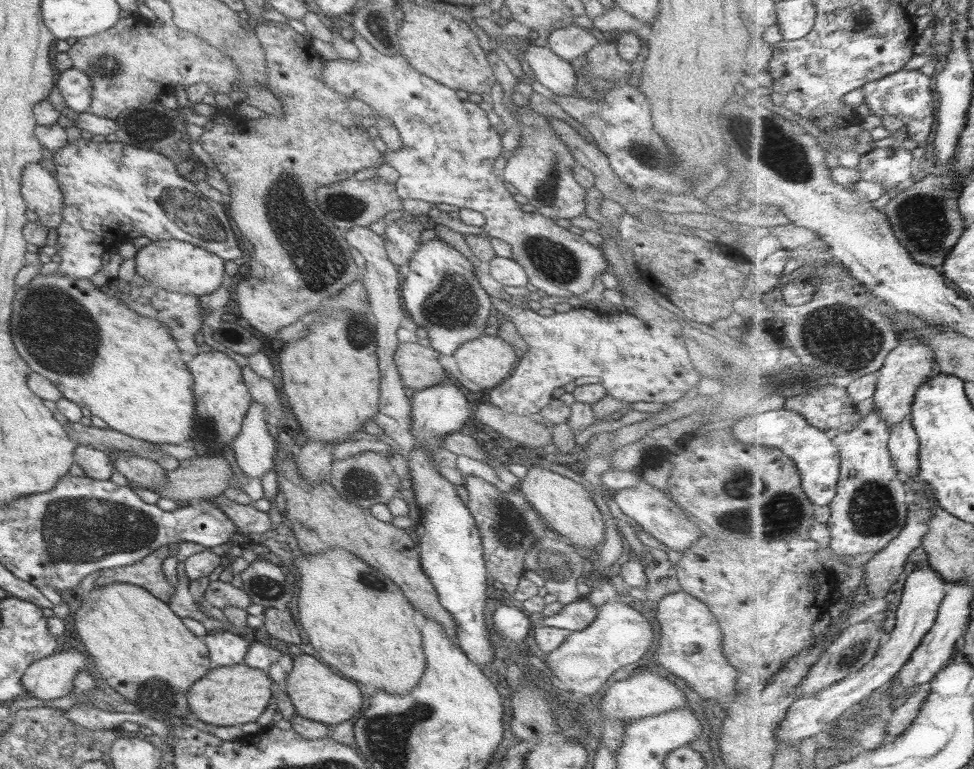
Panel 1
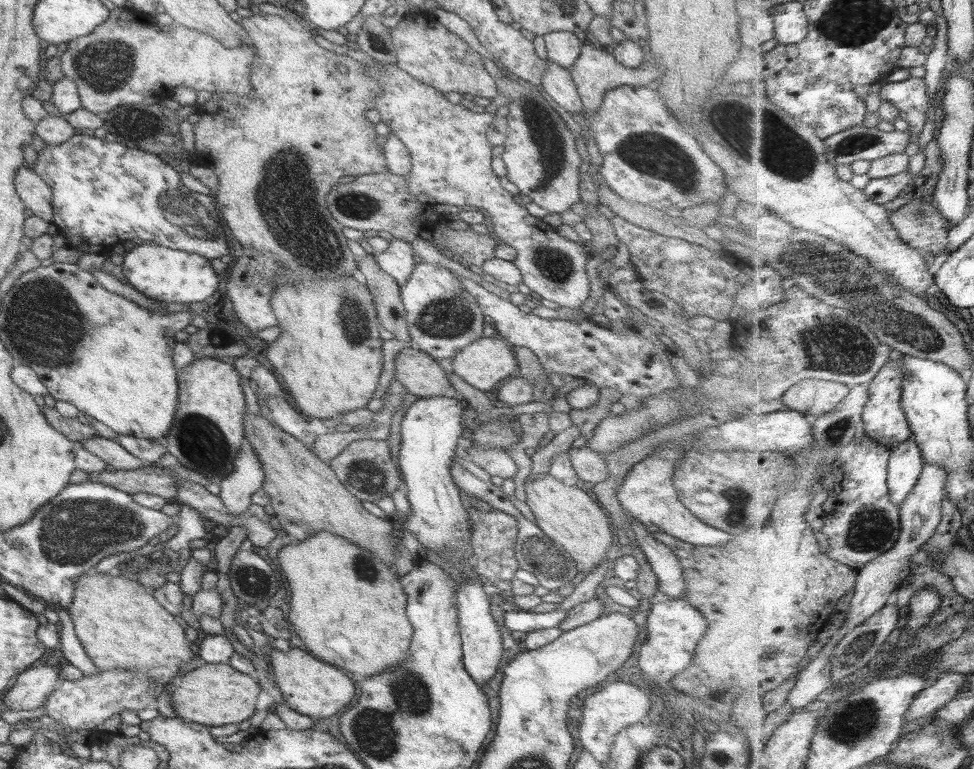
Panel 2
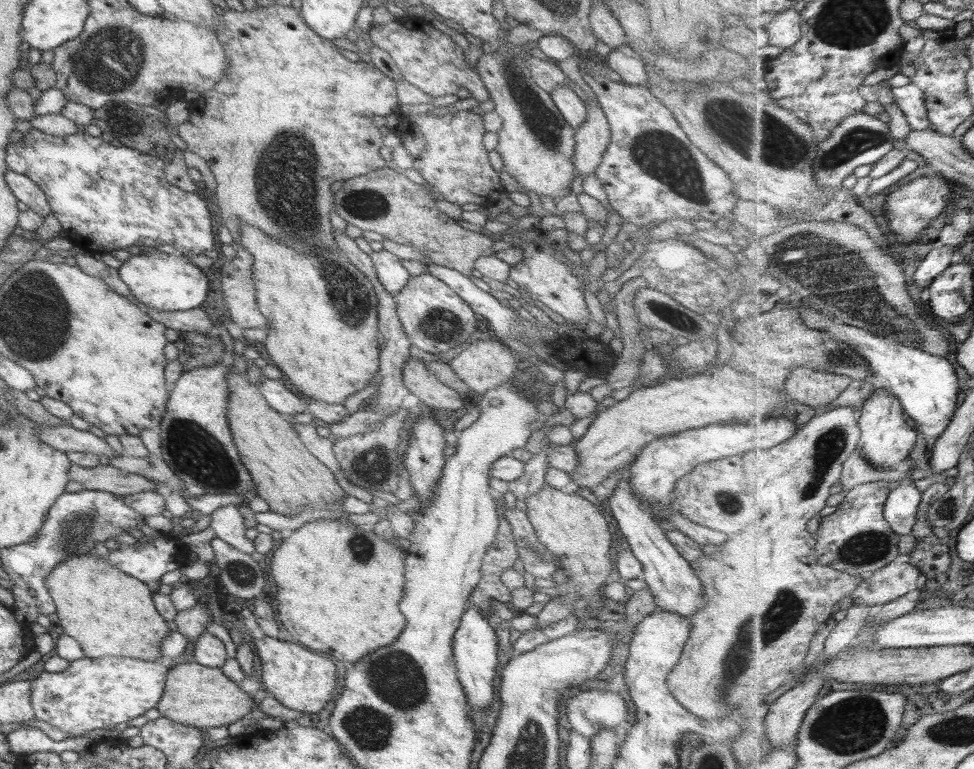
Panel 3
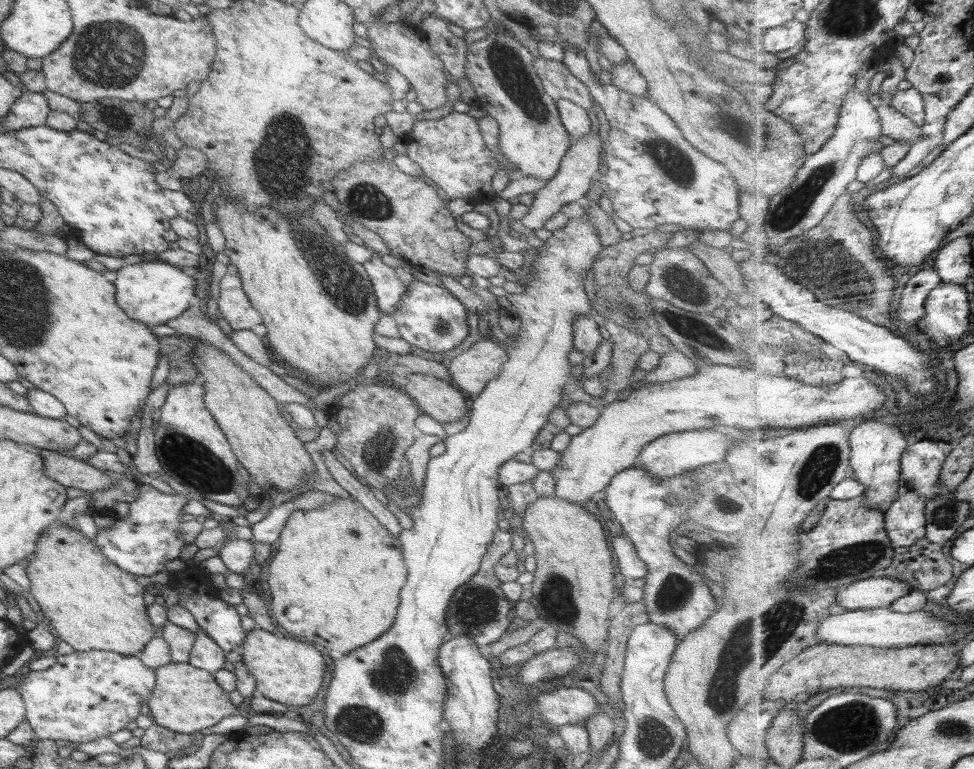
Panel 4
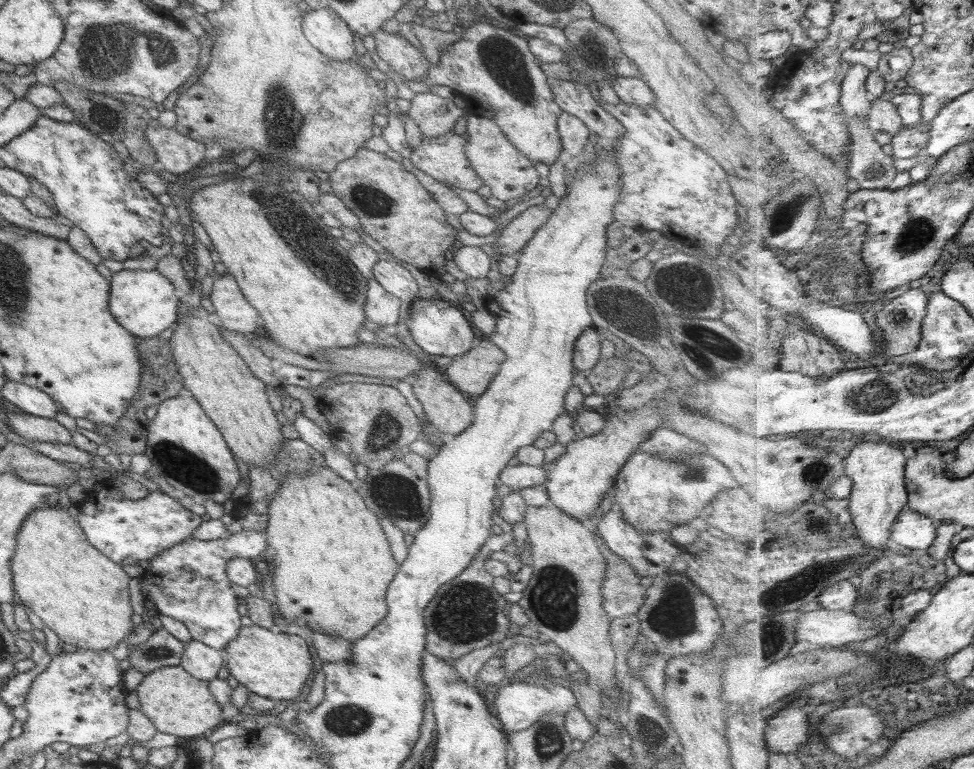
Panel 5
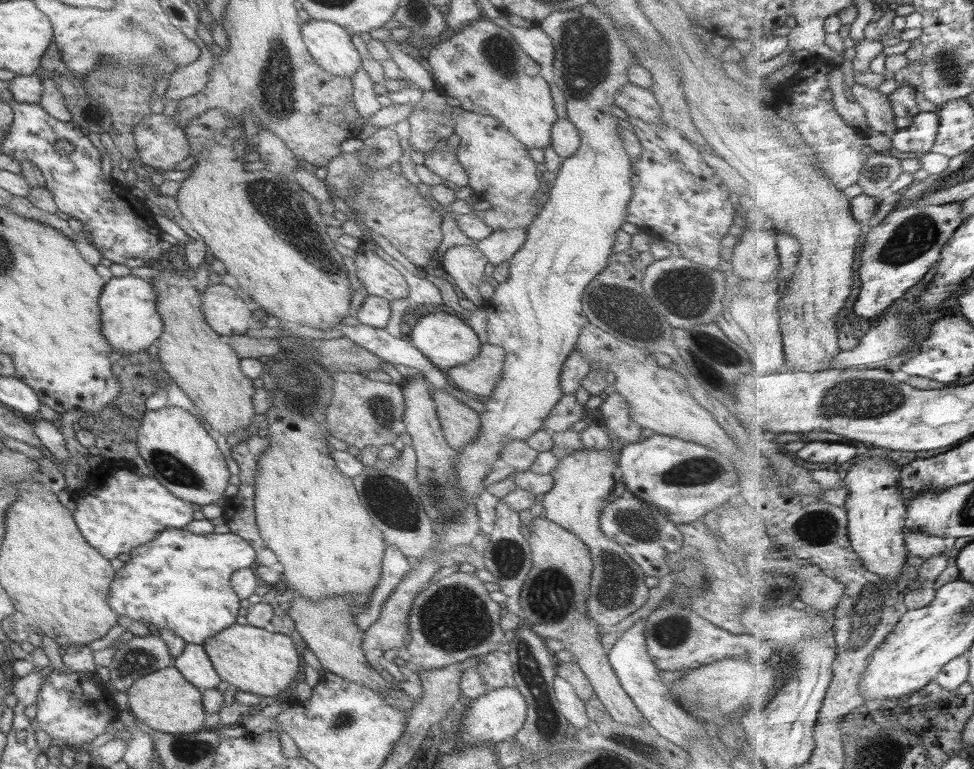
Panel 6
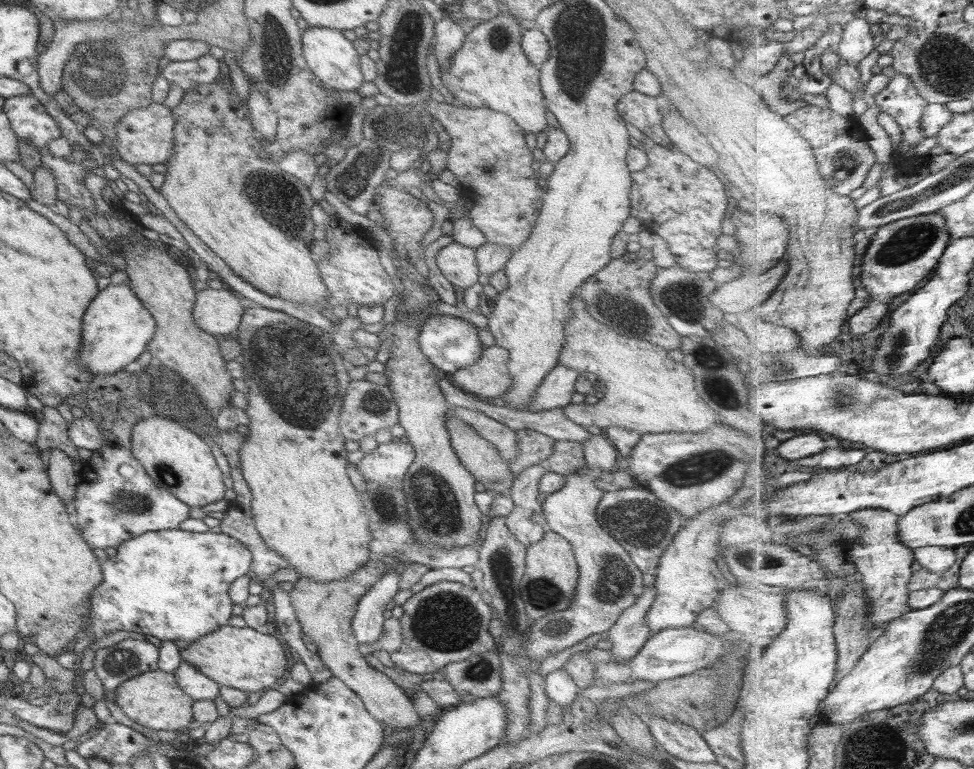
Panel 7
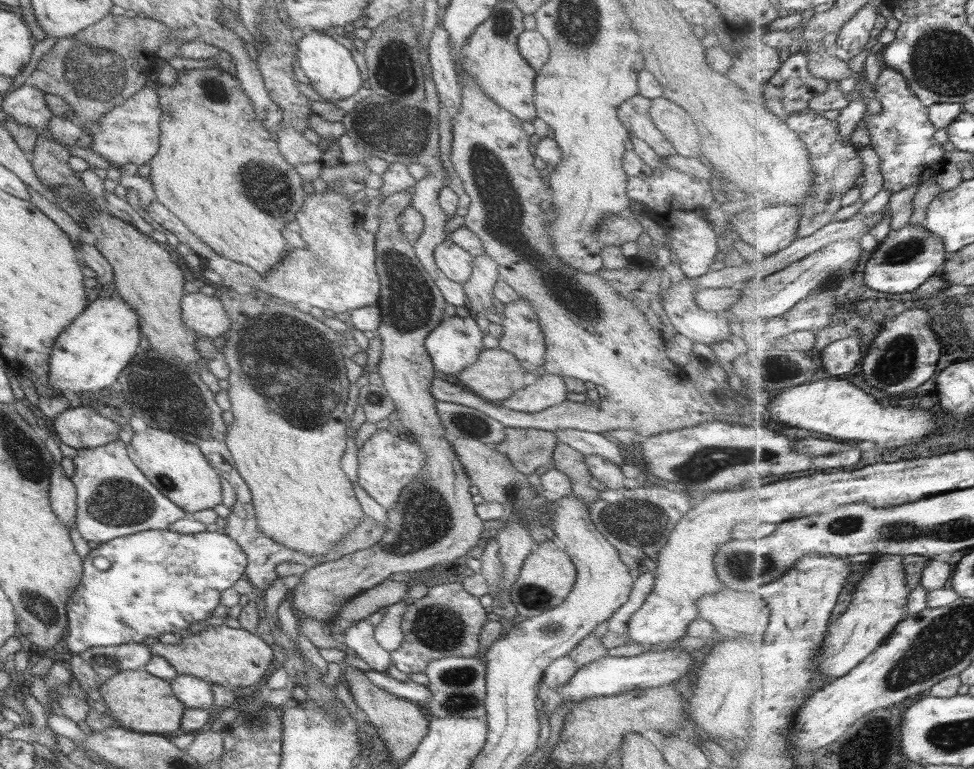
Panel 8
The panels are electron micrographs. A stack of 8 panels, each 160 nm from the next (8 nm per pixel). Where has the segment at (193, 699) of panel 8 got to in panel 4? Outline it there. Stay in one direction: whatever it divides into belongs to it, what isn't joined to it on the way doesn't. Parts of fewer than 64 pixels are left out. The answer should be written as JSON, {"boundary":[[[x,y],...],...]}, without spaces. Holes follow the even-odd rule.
{"boundary":[[[198,628],[194,633],[195,640],[187,663],[210,673],[221,669],[224,662],[224,650],[221,650],[203,629]]]}

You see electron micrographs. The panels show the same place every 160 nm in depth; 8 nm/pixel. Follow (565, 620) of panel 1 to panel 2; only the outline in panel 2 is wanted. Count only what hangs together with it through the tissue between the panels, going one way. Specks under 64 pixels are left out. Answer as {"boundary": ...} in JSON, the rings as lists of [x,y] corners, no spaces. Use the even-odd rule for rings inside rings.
{"boundary":[[[505,607],[503,628],[509,632],[533,632],[545,628],[559,627],[568,611],[554,609],[549,612],[533,613]]]}

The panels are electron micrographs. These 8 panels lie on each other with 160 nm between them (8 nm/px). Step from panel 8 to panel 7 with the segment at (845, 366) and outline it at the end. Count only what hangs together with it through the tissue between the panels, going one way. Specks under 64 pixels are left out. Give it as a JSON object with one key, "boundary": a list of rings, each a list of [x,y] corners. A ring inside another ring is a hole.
{"boundary":[[[943,213],[922,214],[886,224],[873,235],[861,265],[861,282],[870,299],[849,322],[855,334],[861,336],[879,327],[879,322],[891,309],[891,300],[899,294],[915,290],[919,282],[923,282],[937,268],[952,238],[946,222]]]}

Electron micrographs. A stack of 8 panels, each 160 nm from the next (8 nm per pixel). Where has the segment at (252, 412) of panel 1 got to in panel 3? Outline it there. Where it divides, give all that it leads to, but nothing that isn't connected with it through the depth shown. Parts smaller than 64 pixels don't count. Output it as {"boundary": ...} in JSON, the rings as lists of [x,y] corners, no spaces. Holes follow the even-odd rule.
{"boundary":[[[236,504],[216,508],[209,516],[209,528],[215,532],[215,538],[226,542],[232,549],[243,554],[255,550],[253,543],[243,535],[246,529]]]}

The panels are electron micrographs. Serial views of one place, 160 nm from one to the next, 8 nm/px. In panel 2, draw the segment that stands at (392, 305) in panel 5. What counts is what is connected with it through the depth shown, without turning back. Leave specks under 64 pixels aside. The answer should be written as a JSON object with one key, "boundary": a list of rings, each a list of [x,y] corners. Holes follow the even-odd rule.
{"boundary":[[[391,238],[387,249],[375,256],[378,268],[393,278],[397,284],[403,284],[415,266],[415,258],[410,242]]]}

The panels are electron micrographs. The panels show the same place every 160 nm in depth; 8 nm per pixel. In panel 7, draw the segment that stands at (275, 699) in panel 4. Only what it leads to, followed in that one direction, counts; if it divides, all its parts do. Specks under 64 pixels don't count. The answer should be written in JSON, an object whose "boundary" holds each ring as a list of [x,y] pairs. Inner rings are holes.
{"boundary":[[[227,624],[220,626],[217,630],[201,636],[197,640],[192,640],[185,648],[180,649],[180,655],[183,662],[192,664],[201,674],[208,676],[220,686],[218,696],[221,696],[221,700],[229,707],[241,706],[244,700],[247,700],[246,693],[248,692],[263,692],[273,689],[277,680],[280,680],[287,670],[285,652],[277,638],[249,627],[238,628]]]}

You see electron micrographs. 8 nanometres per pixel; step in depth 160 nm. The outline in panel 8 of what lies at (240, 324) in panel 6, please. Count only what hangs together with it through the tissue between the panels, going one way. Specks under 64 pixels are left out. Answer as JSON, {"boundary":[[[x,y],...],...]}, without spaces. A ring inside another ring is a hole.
{"boundary":[[[185,292],[180,300],[180,317],[186,328],[199,337],[214,339],[229,329],[230,320],[215,295]]]}

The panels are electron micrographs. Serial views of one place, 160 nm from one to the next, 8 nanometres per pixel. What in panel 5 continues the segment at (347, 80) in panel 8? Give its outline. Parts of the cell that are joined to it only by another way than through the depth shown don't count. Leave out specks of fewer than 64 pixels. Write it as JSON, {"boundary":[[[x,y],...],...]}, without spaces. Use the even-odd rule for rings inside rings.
{"boundary":[[[307,10],[301,17],[300,27],[309,44],[323,56],[336,61],[355,56],[351,30],[331,10]]]}

